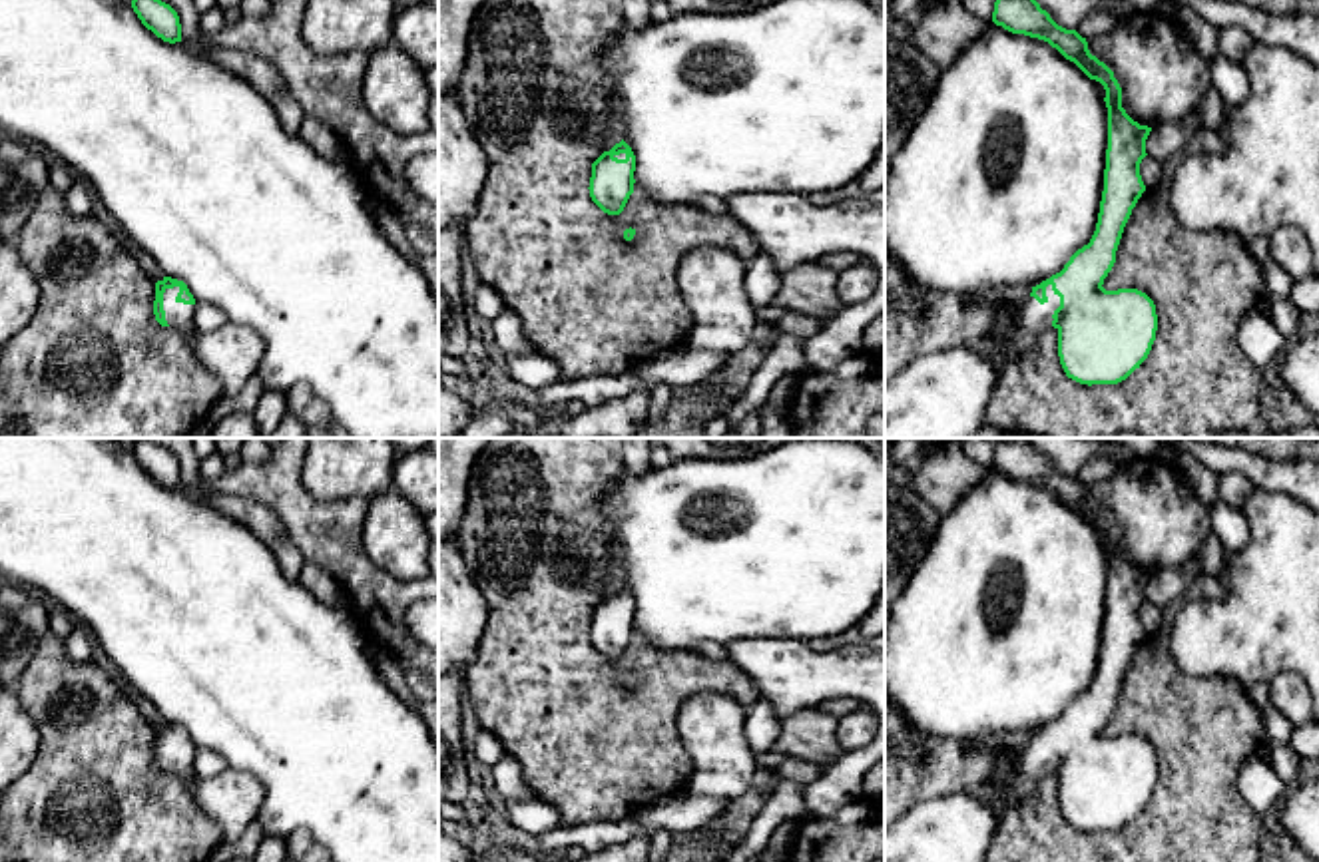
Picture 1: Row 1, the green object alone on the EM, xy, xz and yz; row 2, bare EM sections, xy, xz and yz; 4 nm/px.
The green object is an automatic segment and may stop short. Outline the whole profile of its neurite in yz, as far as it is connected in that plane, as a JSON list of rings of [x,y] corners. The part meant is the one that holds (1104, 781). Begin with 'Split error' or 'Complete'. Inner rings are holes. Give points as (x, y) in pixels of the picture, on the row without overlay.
Split error. [[[1000,438],[994,448],[992,468],[1012,480],[1024,480],[1048,488],[1066,506],[1074,508],[1090,526],[1104,532],[1104,547],[1108,553],[1104,637],[1096,677],[1090,689],[1078,695],[1060,719],[1032,733],[1030,745],[1014,758],[1010,780],[1020,794],[1032,794],[1036,784],[1054,772],[1058,776],[1060,810],[1068,824],[1088,832],[1118,830],[1148,804],[1158,776],[1156,751],[1146,739],[1138,735],[1106,737],[1102,733],[1116,709],[1116,697],[1132,655],[1146,637],[1140,609],[1148,601],[1146,585],[1152,573],[1140,571],[1126,559],[1122,553],[1122,534],[1114,524],[1114,518],[1090,500],[1086,484],[1076,476],[1058,472],[1030,438]]]

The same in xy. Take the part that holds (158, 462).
Complete. [[[143,438],[133,442],[132,454],[141,470],[157,484],[169,490],[181,488],[179,462],[169,450],[161,448],[149,438]]]

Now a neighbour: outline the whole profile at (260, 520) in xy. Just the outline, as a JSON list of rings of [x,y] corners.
[[[209,494],[207,504],[255,534],[275,553],[283,575],[299,581],[305,557],[273,510],[235,494]]]

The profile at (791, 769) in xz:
[[[787,756],[775,768],[775,774],[777,774],[779,780],[795,780],[795,782],[801,782],[801,784],[811,784],[823,774],[823,770],[815,762],[807,762],[807,760]]]

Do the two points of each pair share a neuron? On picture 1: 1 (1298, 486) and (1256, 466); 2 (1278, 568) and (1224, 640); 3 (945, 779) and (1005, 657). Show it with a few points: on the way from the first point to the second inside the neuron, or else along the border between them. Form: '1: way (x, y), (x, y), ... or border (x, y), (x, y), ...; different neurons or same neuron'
1: way (1288, 476), (1266, 474); same neuron
2: way (1278, 586), (1242, 622); same neuron
3: border (917, 731), (957, 741), (995, 741); different neurons

